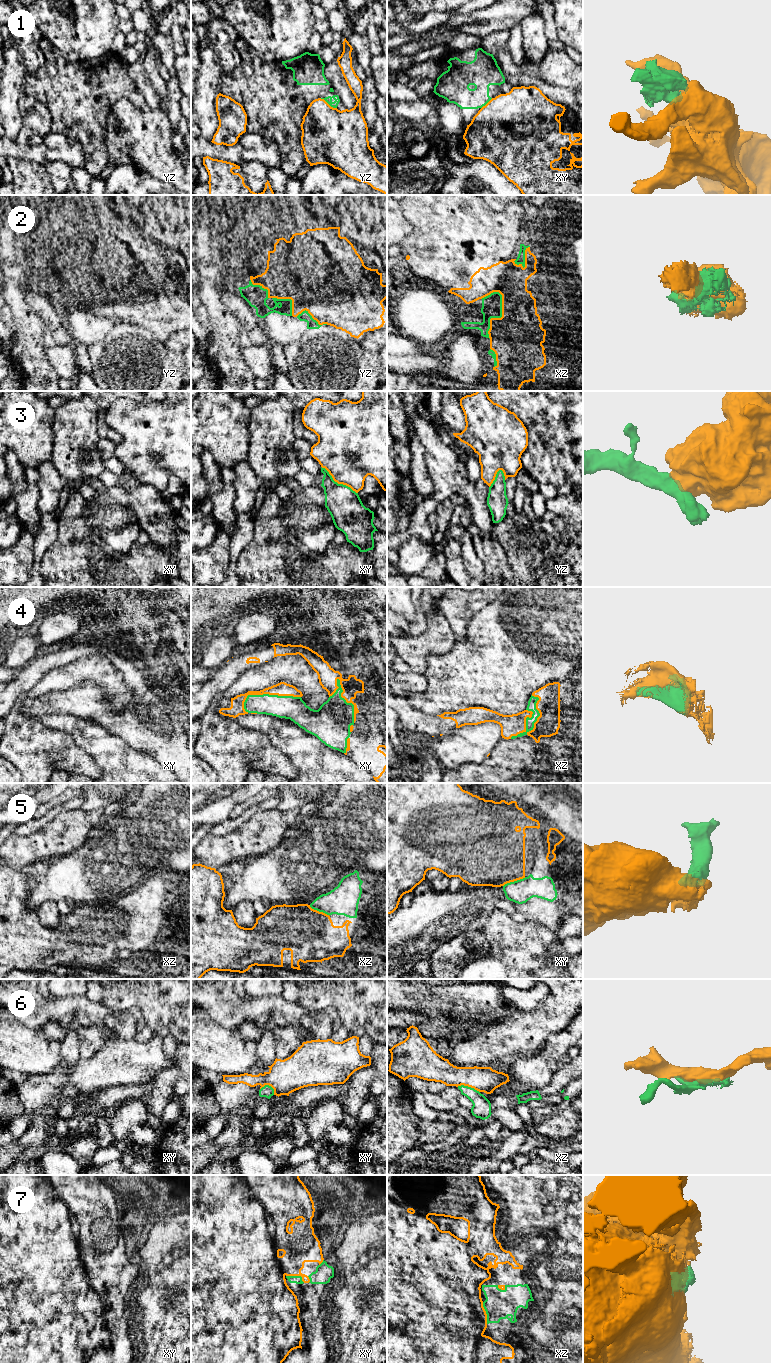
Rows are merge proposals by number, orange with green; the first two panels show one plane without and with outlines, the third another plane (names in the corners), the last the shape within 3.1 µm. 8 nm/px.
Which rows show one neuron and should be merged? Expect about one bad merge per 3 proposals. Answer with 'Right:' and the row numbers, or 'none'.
Right: 2, 4, 5

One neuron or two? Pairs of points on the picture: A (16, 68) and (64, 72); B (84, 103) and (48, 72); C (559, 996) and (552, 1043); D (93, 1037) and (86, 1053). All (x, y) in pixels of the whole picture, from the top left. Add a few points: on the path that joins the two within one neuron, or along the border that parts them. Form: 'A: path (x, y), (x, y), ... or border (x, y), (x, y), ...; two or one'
A: border (26, 73), (23, 92); two
B: path (75, 97), (57, 81); one
C: border (572, 1019), (564, 1028), (553, 1032), (542, 1048); two
D: path (90, 1041), (88, 1049); one

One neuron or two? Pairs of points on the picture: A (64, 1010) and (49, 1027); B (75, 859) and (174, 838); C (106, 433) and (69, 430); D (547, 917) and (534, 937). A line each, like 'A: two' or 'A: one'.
A: two
B: one
C: two
D: two

